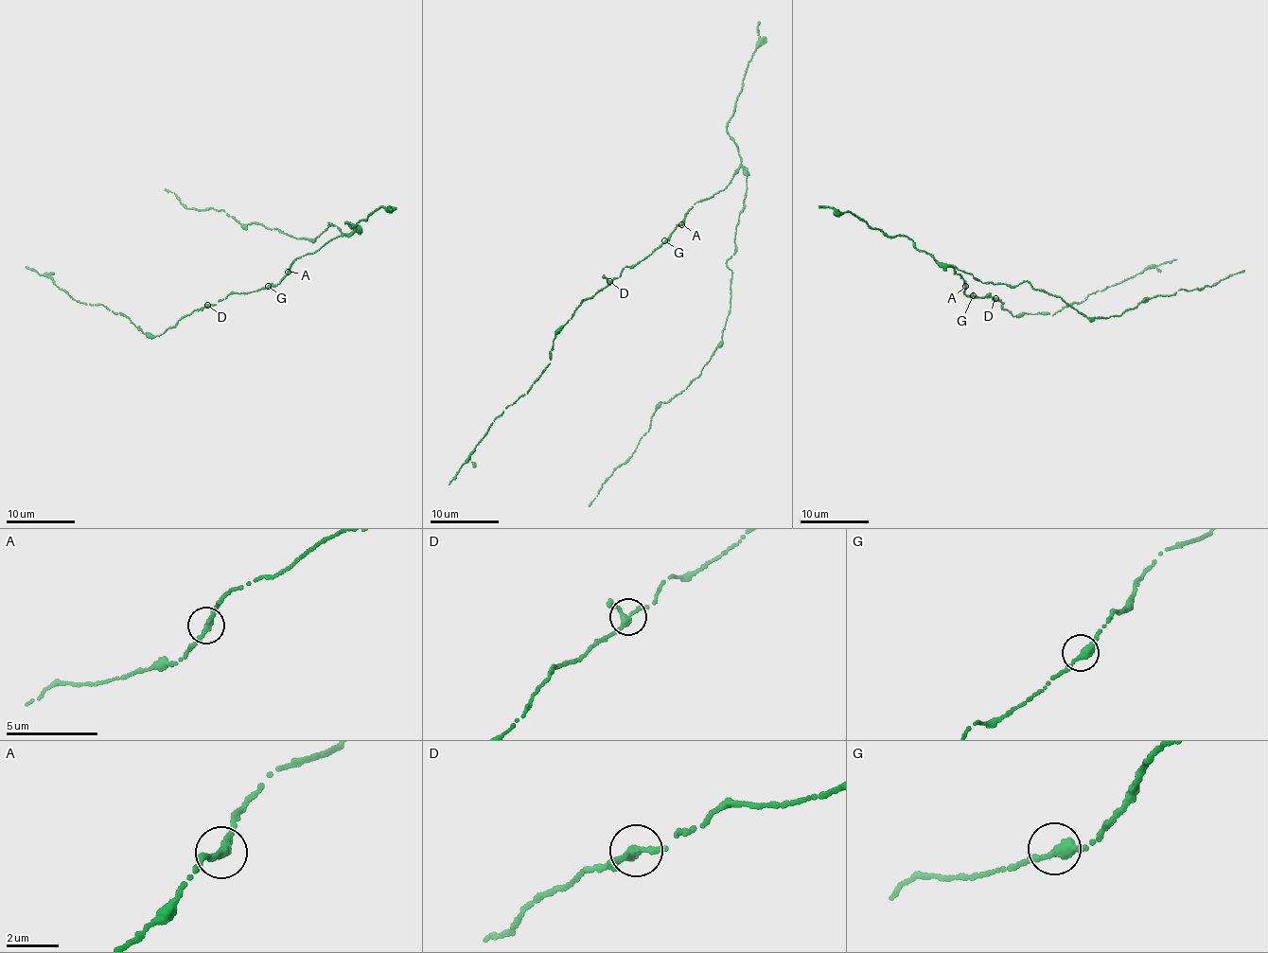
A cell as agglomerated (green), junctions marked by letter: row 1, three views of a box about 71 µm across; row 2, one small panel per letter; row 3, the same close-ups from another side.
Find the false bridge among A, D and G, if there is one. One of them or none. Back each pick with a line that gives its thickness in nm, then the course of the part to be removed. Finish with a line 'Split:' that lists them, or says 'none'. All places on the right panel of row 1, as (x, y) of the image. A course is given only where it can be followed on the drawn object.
Split: none

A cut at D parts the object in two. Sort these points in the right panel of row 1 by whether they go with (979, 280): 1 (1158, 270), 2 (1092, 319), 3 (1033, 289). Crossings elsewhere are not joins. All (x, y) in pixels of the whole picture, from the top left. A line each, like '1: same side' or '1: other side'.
1: other side
2: same side
3: same side

